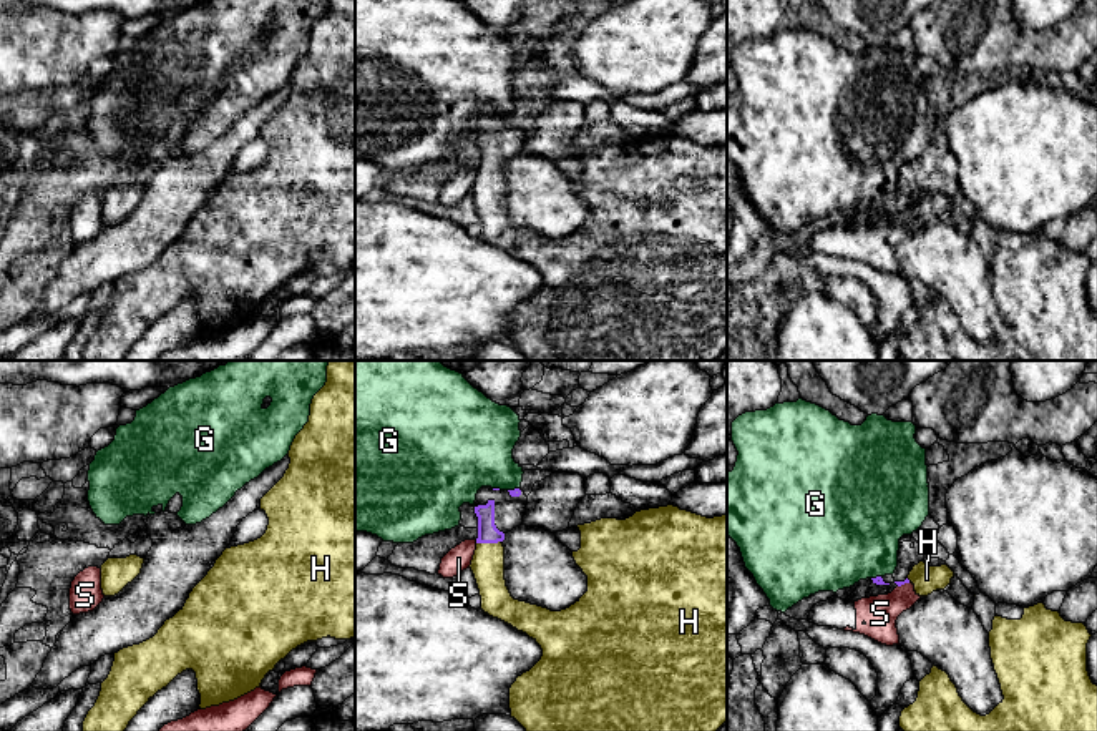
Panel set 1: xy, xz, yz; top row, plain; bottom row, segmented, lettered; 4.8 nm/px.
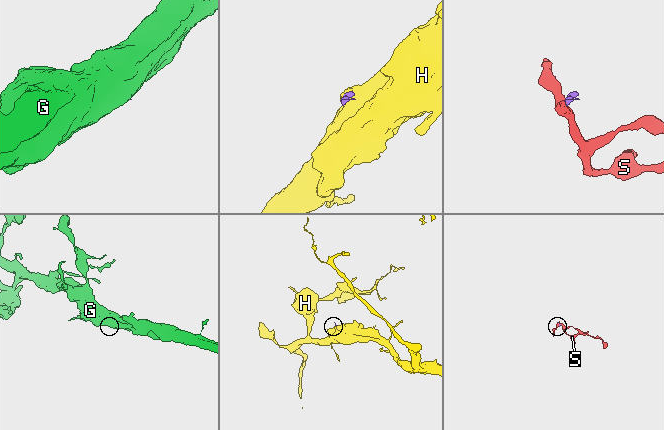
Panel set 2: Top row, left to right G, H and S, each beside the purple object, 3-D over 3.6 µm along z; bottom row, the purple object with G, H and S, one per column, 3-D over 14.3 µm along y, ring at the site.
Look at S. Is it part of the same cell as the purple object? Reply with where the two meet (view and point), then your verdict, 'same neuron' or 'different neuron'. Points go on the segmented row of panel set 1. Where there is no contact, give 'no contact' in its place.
meets purple in yz at (903, 583); different neuron

